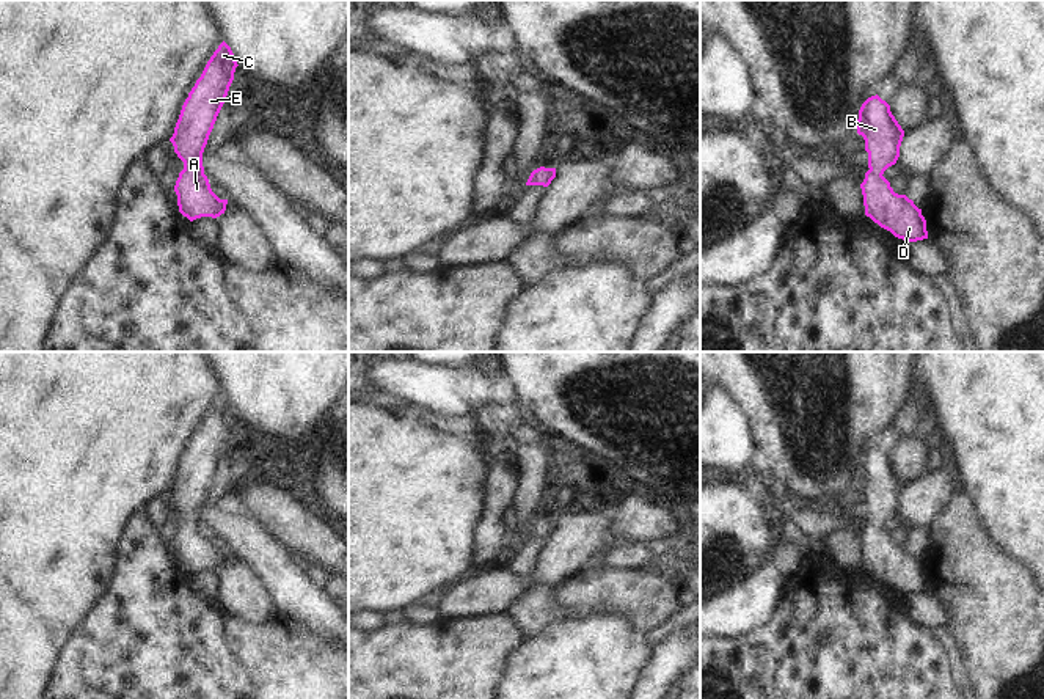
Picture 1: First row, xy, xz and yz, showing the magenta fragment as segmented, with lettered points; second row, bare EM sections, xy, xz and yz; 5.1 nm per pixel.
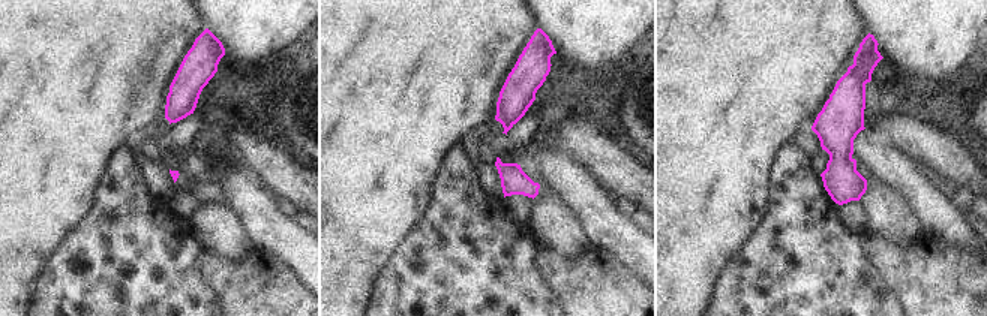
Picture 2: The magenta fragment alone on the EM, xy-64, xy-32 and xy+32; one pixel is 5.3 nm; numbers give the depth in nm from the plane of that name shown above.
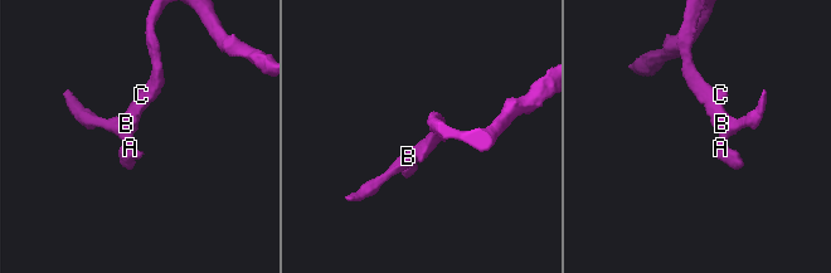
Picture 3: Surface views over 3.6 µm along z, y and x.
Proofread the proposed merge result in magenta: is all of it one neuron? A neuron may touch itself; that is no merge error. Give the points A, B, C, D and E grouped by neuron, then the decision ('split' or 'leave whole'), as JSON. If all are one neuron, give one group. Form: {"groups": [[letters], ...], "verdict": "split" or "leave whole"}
{"groups": [["A", "B", "C", "D", "E"]], "verdict": "leave whole"}

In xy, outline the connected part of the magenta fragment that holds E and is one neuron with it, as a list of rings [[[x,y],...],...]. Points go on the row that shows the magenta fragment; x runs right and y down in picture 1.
[[[223,41],[207,61],[201,77],[185,99],[170,141],[184,162],[174,185],[179,212],[190,221],[201,217],[217,218],[226,210],[204,174],[203,152],[217,116],[228,101],[228,91],[237,68],[231,47]]]

